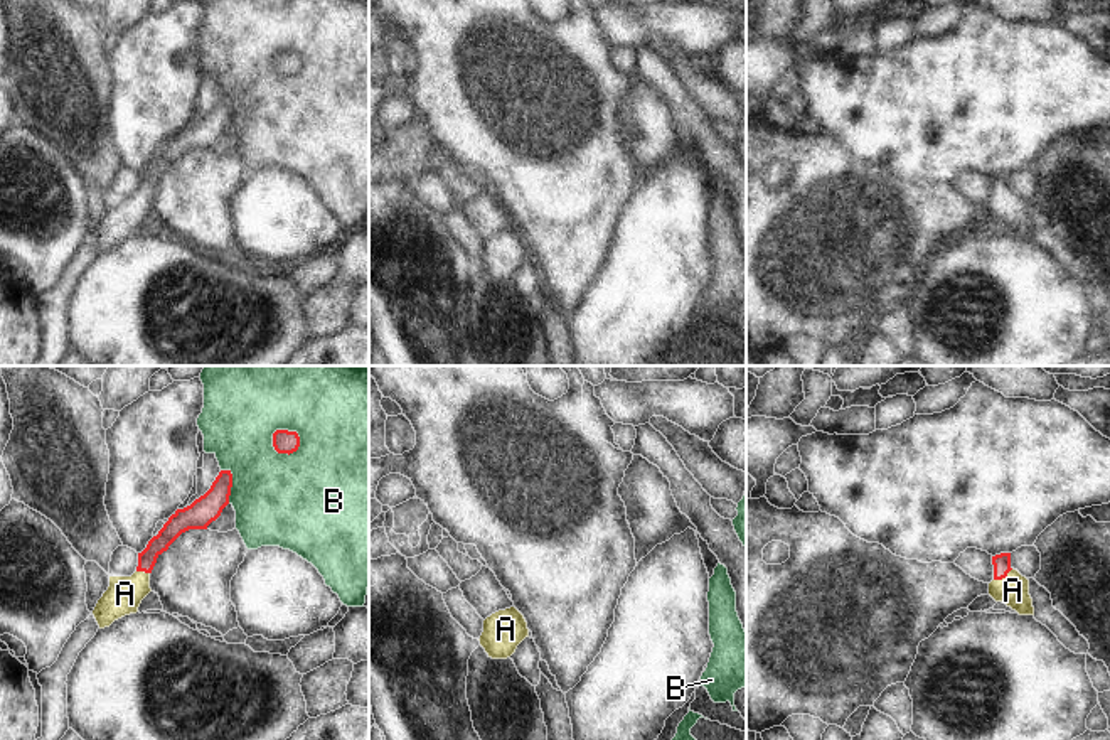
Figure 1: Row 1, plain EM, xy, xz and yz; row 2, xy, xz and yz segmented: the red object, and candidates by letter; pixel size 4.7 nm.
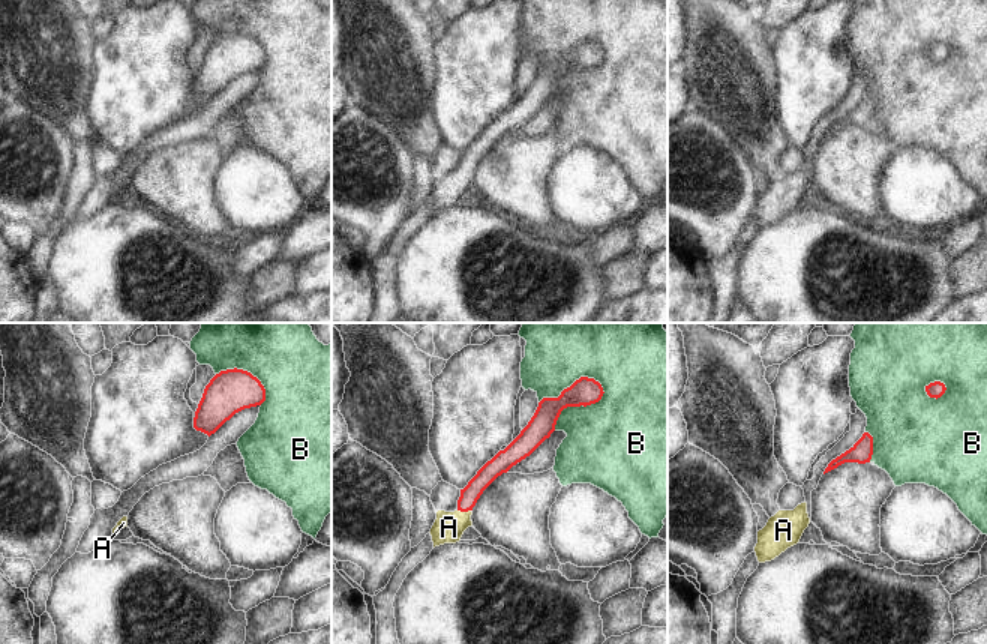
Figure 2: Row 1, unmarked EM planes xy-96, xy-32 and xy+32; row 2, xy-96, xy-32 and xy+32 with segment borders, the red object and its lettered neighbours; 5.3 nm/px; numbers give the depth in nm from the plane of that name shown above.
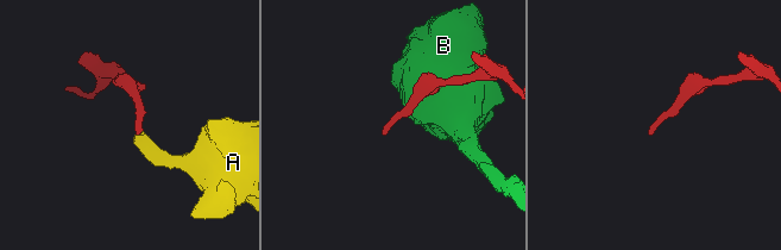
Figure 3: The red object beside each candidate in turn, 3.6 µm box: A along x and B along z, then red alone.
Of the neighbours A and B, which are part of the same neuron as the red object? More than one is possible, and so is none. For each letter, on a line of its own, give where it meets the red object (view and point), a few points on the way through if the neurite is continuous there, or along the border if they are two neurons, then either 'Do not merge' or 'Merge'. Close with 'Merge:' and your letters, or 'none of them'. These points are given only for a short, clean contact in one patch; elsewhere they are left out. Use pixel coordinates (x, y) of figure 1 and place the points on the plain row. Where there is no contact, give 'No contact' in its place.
A: Touches red at yz (1003, 199). Path across: yz (1001, 184), (1003, 199), (1013, 213). Merge
B: Touches red at xy (290, 54). Do not merge
Merge: A.

